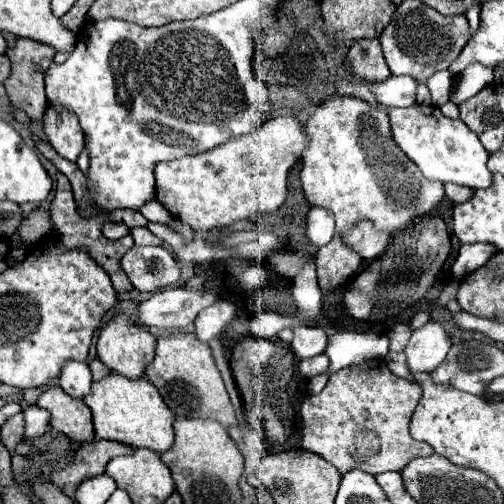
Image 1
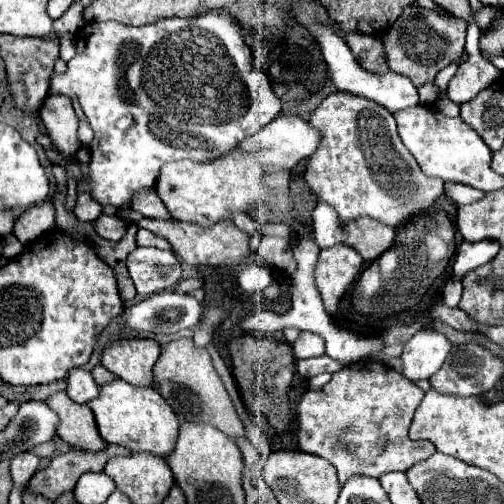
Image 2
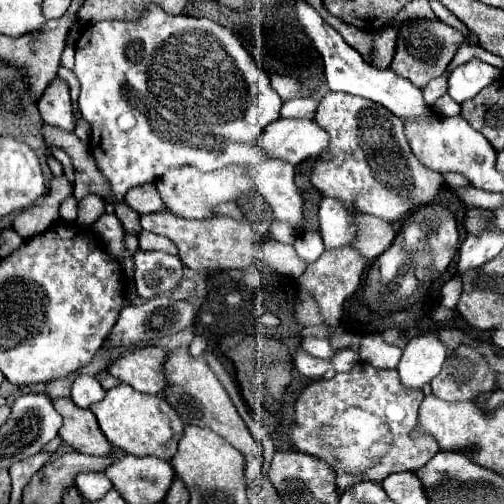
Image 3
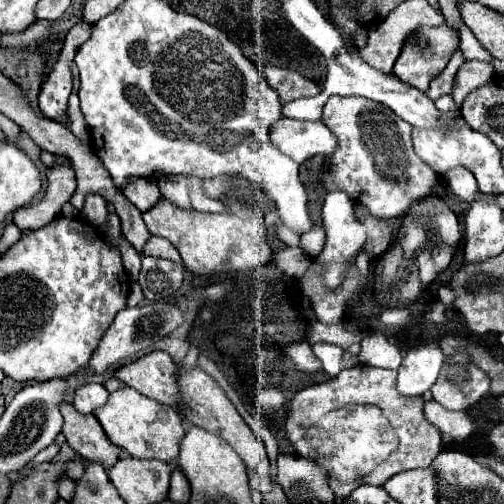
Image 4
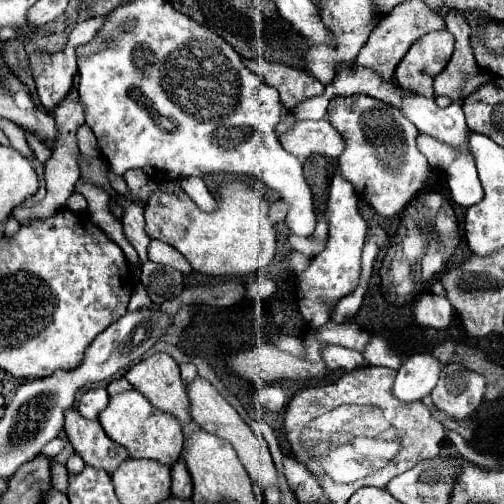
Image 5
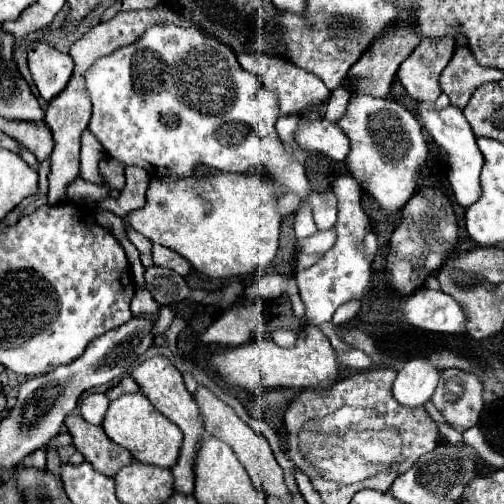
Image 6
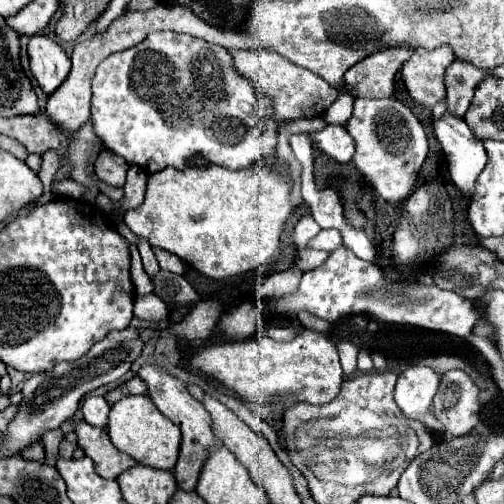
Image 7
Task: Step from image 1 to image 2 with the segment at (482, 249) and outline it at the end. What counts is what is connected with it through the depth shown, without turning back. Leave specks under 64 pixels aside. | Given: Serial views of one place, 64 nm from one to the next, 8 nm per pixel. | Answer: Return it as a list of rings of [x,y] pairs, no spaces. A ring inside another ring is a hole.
[[[484,240],[484,242],[462,242],[458,248],[458,256],[454,262],[454,276],[460,280],[466,272],[490,262],[500,250],[498,242]]]

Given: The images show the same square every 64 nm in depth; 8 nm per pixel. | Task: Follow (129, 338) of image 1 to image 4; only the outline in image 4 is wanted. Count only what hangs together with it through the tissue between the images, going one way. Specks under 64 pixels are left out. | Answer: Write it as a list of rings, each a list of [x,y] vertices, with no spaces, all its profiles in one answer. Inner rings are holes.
[[[150,352],[130,364],[120,366],[114,376],[152,400],[160,400],[166,406],[176,404],[176,364],[166,352]]]

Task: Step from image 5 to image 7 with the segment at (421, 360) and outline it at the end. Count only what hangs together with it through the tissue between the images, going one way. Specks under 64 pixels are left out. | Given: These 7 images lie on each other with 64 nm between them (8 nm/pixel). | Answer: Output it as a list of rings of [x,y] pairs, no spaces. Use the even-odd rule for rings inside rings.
[[[412,364],[398,376],[394,398],[396,398],[396,404],[400,406],[400,410],[408,418],[422,420],[432,430],[442,432],[444,426],[430,412],[432,398],[438,390],[438,384],[440,384],[440,376],[432,368]]]

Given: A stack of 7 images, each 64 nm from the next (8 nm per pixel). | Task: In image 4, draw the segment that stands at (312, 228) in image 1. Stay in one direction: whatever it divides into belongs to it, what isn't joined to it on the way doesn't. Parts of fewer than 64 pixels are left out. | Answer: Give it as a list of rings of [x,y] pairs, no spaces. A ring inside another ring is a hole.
[[[330,192],[326,196],[324,206],[322,206],[322,226],[326,230],[326,246],[324,246],[322,254],[318,256],[318,260],[324,262],[324,266],[326,266],[324,282],[330,288],[336,288],[336,286],[340,286],[340,282],[344,278],[346,264],[356,258],[358,250],[362,250],[362,244],[366,242],[366,230],[354,216],[354,202],[344,192]]]

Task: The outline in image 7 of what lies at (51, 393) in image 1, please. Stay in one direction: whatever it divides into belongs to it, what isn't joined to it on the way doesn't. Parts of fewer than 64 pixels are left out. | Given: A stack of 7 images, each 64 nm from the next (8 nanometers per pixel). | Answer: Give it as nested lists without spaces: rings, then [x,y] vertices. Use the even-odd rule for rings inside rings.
[[[84,420],[74,422],[74,432],[78,436],[78,446],[94,462],[94,468],[100,476],[116,480],[124,470],[136,466],[136,460],[120,452],[108,438],[104,428],[88,426]]]

